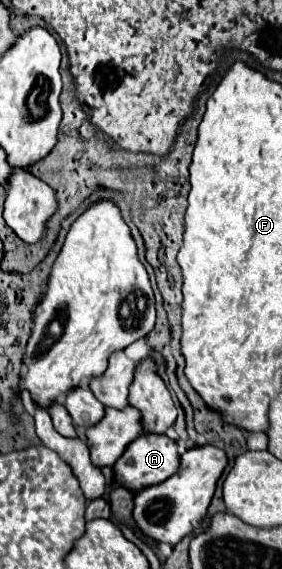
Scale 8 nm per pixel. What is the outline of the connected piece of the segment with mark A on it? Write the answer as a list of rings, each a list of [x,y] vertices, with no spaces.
[[[142,434],[126,448],[124,456],[112,466],[112,476],[122,488],[130,492],[138,492],[142,488],[160,484],[166,478],[170,478],[176,472],[178,464],[180,464],[180,456],[178,456],[176,442],[172,442],[168,436],[144,436]]]

